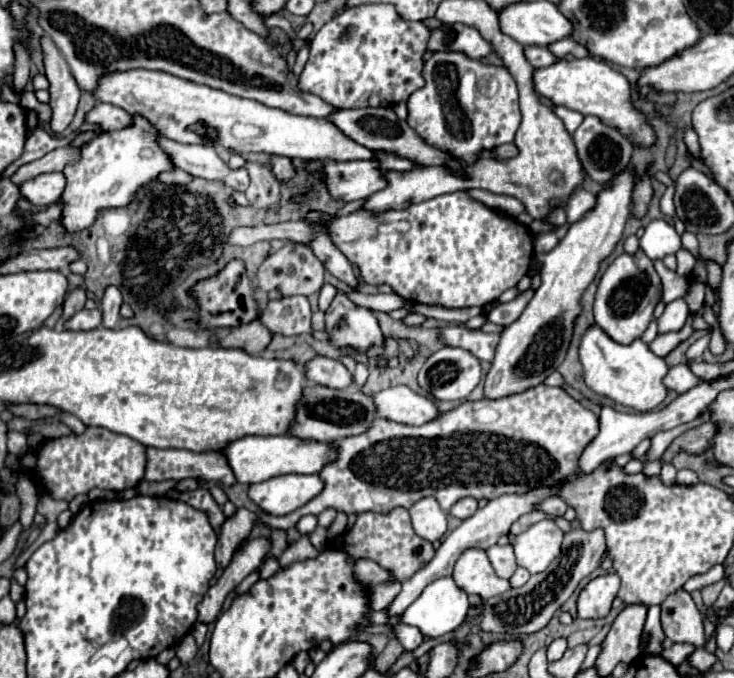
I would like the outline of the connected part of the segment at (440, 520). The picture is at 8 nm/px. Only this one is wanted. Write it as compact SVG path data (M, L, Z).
M421 498L409 508L413 530L429 540L435 542L447 532L447 512L437 506L435 498Z

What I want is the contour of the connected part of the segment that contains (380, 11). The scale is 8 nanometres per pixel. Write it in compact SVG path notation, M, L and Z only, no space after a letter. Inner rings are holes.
M365 4L343 10L331 22L327 22L309 46L309 60L299 76L299 88L303 92L315 94L337 108L369 108L369 106L393 106L405 102L411 92L425 84L421 76L425 38L429 38L429 28L423 22L405 22L397 10L389 4Z

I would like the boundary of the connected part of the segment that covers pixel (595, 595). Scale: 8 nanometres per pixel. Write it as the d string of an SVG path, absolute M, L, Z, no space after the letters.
M605 574L591 580L581 590L577 600L579 618L603 618L605 614L609 614L617 592L619 592L617 574Z

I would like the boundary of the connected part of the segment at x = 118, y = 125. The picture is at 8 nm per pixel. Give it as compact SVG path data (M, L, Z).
M99 102L87 114L85 120L101 124L103 130L121 130L121 128L127 128L133 124L133 118L125 110L121 110L119 106L113 106L113 104L103 104L103 102Z

